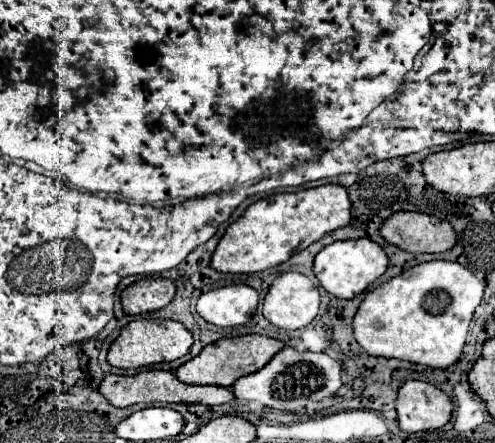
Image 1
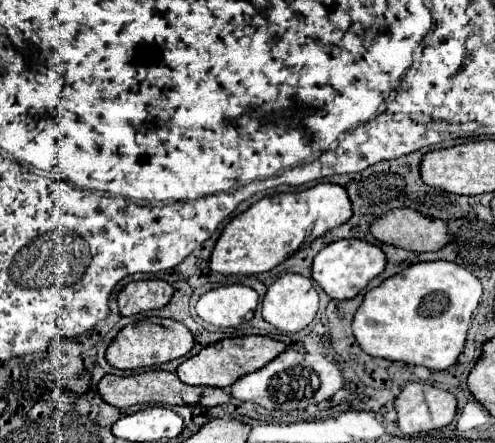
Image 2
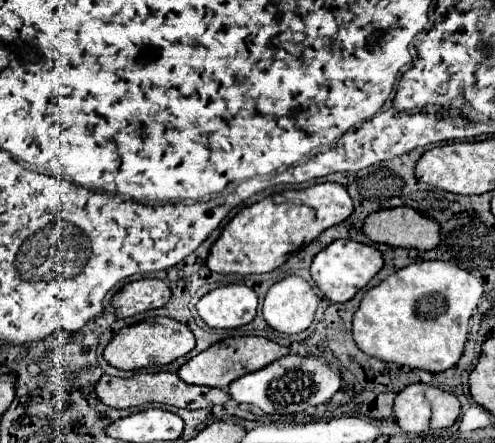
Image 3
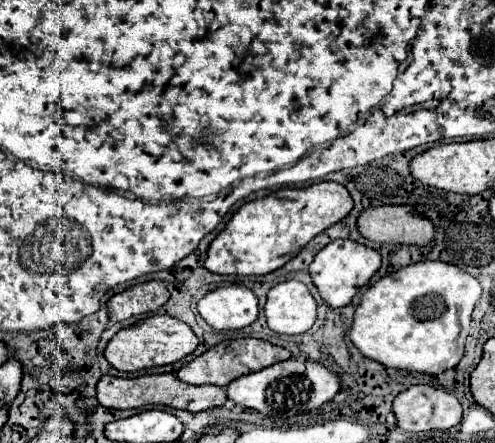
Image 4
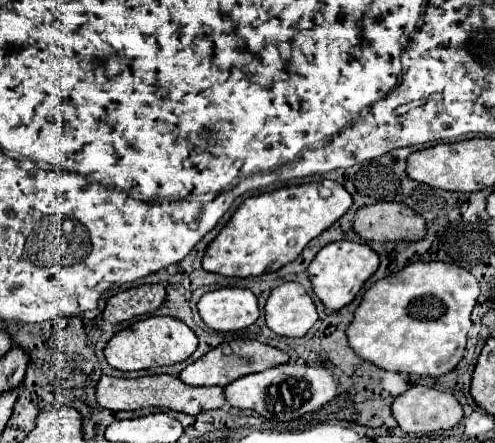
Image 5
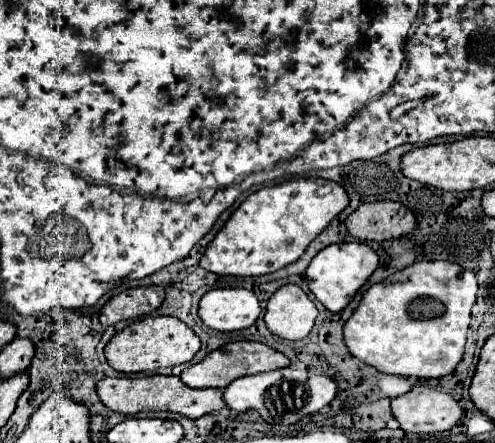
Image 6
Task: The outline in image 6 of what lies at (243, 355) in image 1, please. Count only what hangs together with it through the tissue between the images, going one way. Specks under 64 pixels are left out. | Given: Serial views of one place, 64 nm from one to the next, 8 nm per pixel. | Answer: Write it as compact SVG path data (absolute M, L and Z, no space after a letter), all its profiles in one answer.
M242 340L242 342L224 344L222 348L212 350L210 354L204 356L202 362L186 368L180 374L180 380L192 388L226 388L236 378L258 374L258 372L268 372L268 370L278 370L278 368L286 368L286 366L290 366L290 360L282 352L278 352L266 344L260 344L260 342Z

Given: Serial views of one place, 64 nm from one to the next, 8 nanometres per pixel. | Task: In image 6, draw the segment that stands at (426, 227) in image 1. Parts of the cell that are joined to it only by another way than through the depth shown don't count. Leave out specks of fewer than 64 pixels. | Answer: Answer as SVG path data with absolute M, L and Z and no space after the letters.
M374 202L362 204L346 220L348 232L358 240L396 240L412 234L418 226L414 214L400 202Z

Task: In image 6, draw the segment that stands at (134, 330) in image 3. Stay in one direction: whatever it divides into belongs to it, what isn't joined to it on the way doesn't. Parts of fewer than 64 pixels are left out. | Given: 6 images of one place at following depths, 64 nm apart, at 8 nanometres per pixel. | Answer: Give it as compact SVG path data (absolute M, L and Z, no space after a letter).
M148 316L116 332L112 340L106 344L104 354L114 370L130 374L130 372L150 372L156 368L190 362L198 350L200 350L200 338L182 320L174 320L172 316Z

